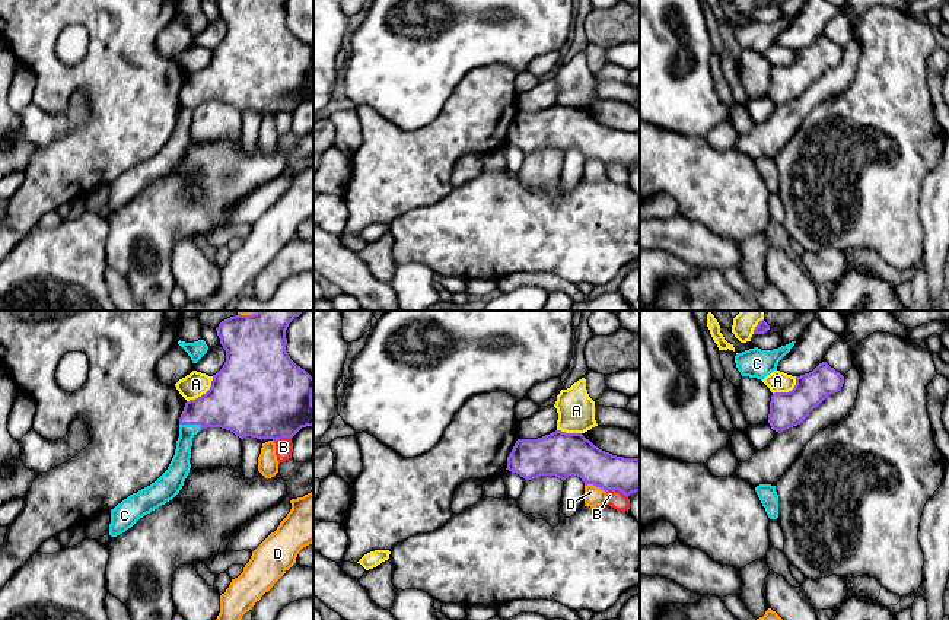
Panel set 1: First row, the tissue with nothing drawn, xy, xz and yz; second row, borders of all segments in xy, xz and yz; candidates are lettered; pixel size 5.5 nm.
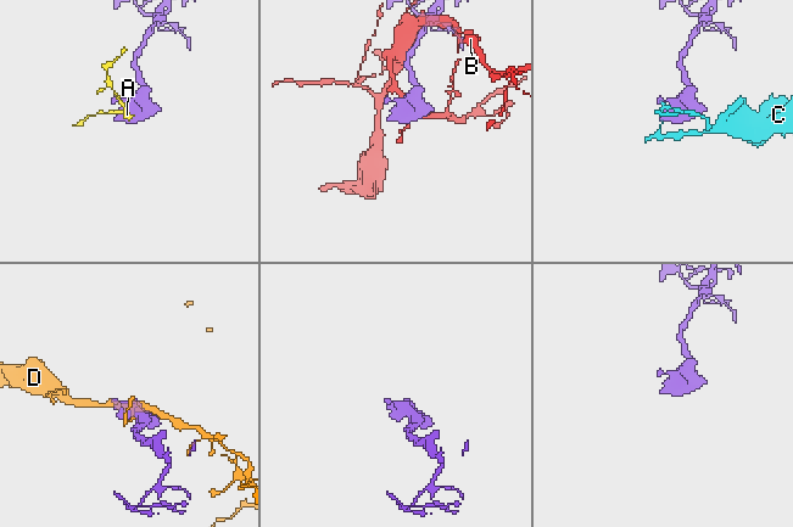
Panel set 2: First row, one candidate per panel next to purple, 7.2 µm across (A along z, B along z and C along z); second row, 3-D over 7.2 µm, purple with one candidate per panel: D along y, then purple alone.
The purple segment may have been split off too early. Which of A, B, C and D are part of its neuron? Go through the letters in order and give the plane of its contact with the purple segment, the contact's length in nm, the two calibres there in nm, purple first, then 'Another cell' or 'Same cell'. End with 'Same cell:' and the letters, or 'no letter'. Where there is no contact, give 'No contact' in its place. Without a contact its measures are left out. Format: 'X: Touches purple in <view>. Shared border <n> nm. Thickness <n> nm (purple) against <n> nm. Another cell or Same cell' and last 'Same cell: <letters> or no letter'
A: Touches purple in xy. Shared border 200 nm. Thickness 420 nm (purple) against 140 nm. Another cell
B: Touches purple in xz. Shared border 120 nm. Thickness 200 nm (purple) against 100 nm. Another cell
C: Touches purple in xy. Shared border 130 nm. Thickness 280 nm (purple) against 120 nm. Same cell
D: Touches purple in xz. Shared border 130 nm. Thickness 240 nm (purple) against 110 nm. Another cell
Same cell: C

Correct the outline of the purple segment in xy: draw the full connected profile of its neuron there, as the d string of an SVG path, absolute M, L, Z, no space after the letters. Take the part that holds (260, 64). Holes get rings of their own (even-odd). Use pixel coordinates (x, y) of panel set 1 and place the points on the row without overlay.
M217 0L220 18L226 23L223 41L213 48L210 63L185 76L179 90L179 111L168 143L150 159L130 168L111 182L109 209L117 210L140 191L172 174L190 146L192 111L207 101L222 101L241 112L292 112L302 101L313 99L313 51L289 29L287 0Z

